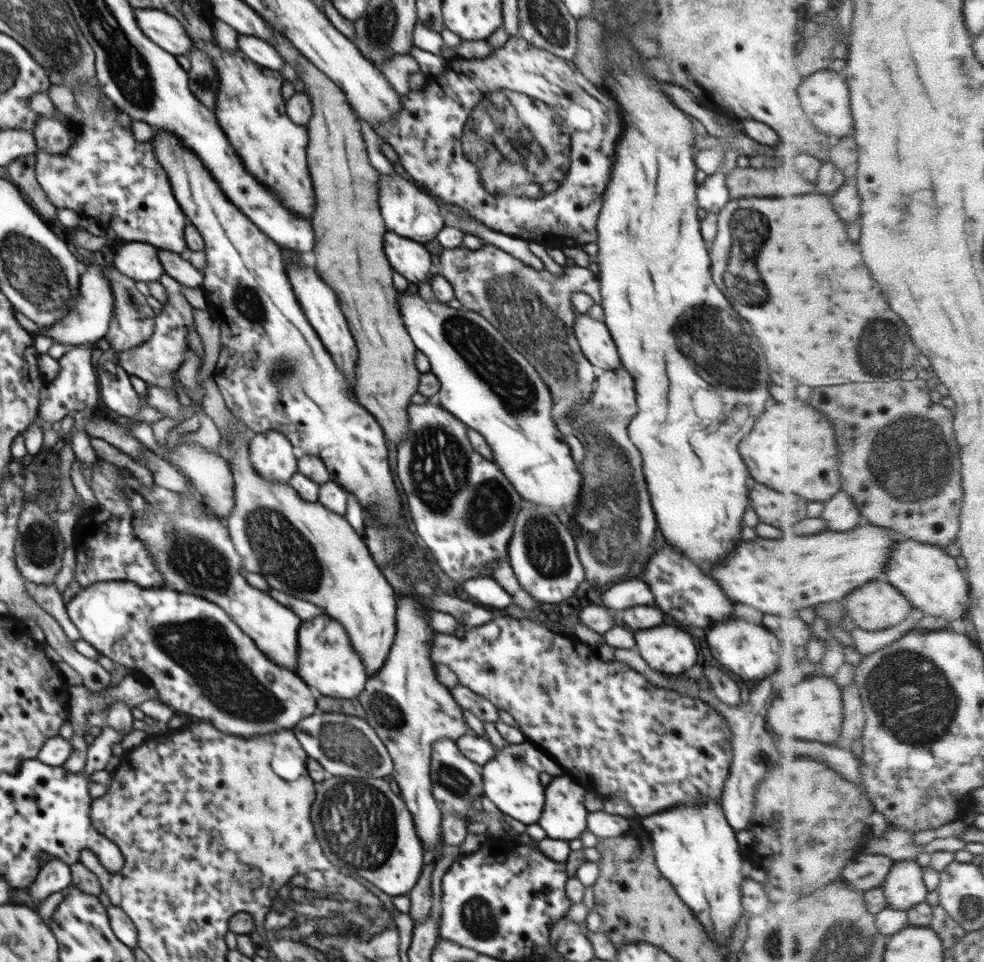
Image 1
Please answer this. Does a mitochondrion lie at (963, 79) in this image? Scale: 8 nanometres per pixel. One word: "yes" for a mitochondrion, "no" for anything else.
yes

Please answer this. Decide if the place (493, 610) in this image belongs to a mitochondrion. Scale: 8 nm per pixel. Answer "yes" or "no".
no

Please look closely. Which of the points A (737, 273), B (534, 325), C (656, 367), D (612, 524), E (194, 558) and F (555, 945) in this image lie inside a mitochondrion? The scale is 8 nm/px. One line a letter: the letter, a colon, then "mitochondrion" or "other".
A: mitochondrion
B: mitochondrion
C: other
D: mitochondrion
E: mitochondrion
F: other

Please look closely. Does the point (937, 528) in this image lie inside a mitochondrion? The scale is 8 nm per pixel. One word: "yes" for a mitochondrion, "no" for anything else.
no

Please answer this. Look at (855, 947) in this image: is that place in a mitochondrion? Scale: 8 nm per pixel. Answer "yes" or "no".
yes

